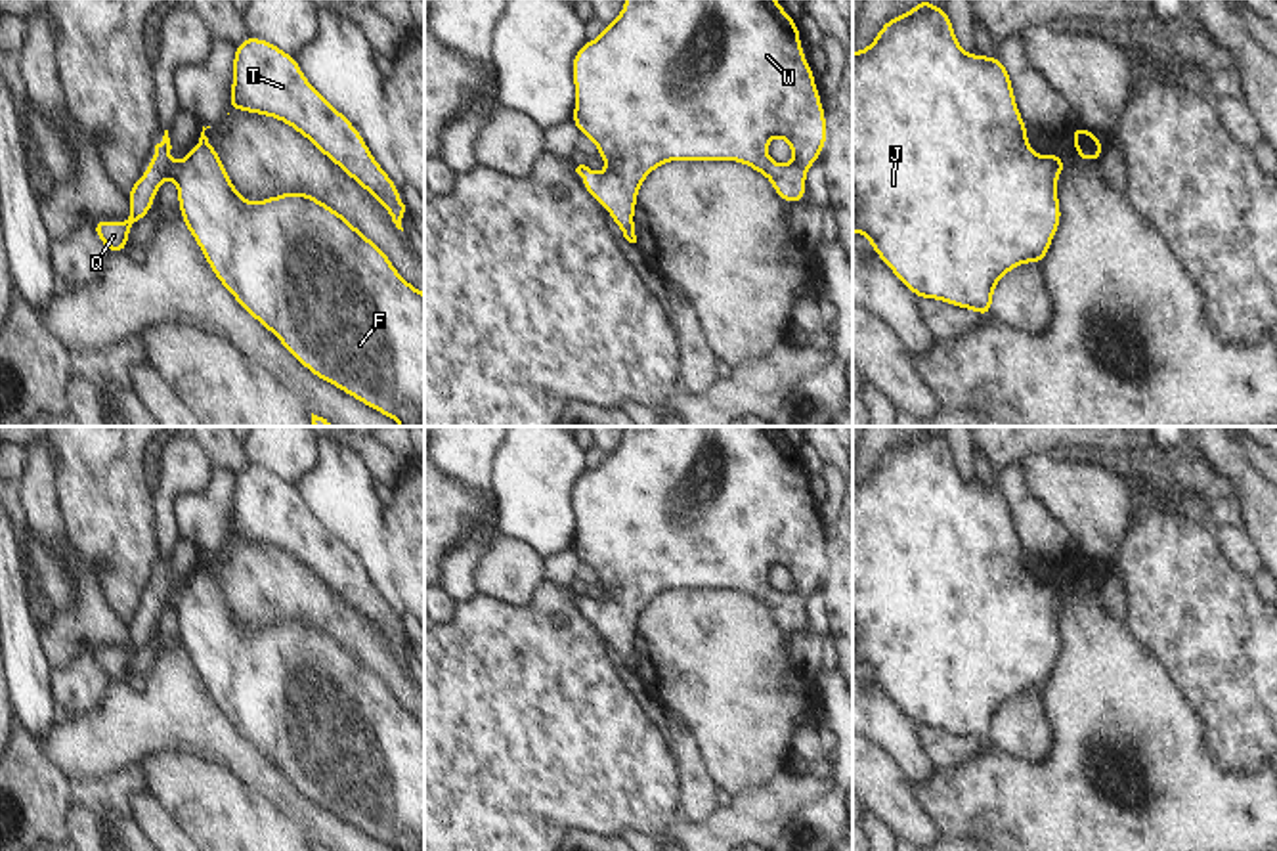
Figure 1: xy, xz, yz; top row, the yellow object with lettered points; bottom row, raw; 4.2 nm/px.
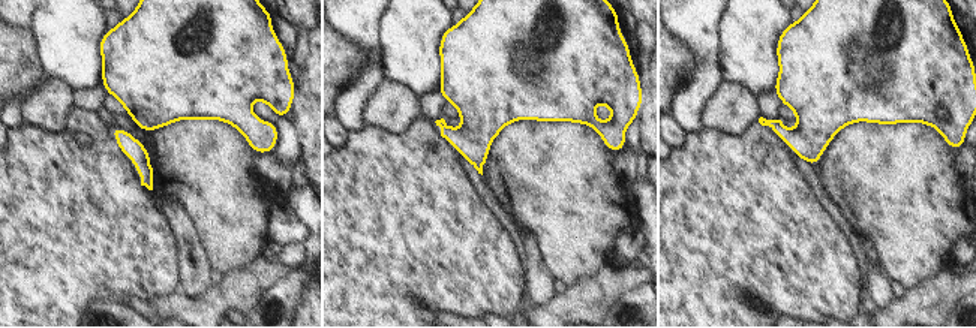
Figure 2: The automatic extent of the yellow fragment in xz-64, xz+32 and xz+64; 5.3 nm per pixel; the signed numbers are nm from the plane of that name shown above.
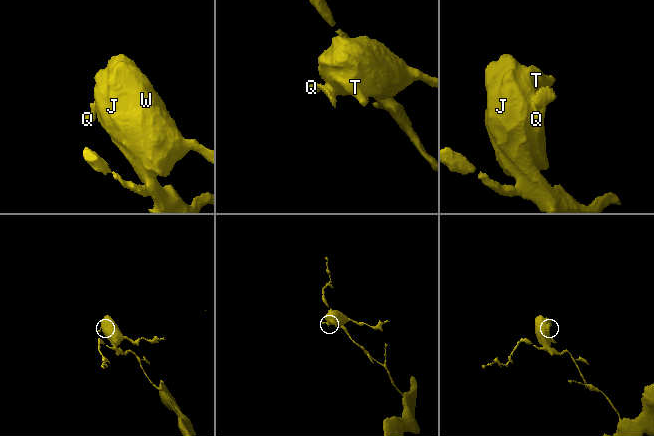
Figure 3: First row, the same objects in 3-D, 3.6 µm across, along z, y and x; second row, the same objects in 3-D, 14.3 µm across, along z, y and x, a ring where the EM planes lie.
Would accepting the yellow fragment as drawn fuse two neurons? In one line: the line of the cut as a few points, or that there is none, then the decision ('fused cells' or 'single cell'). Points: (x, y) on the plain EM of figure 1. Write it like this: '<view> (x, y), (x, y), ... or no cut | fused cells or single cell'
no cut | single cell

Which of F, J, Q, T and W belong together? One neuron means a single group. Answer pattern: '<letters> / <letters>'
F J Q T W

